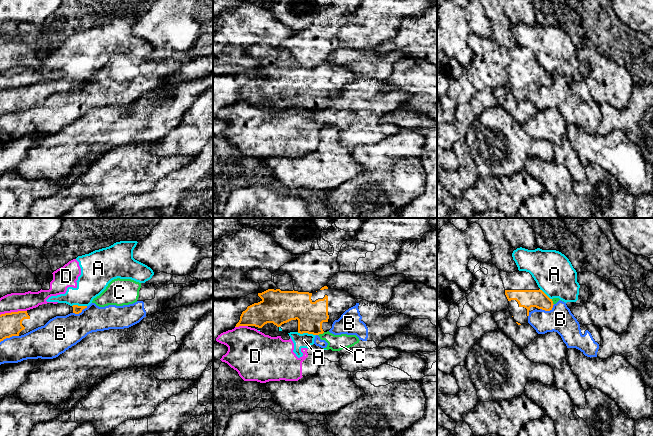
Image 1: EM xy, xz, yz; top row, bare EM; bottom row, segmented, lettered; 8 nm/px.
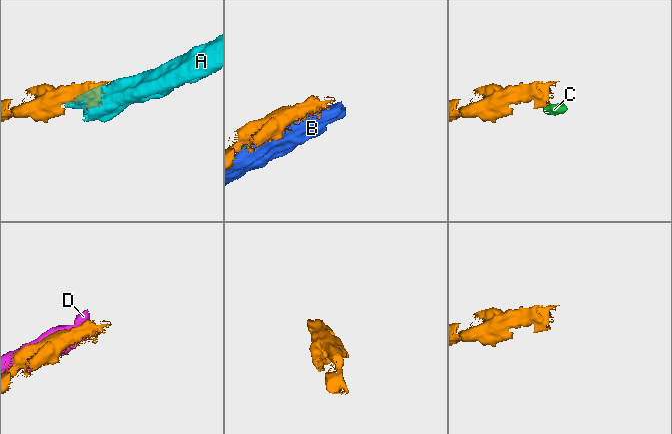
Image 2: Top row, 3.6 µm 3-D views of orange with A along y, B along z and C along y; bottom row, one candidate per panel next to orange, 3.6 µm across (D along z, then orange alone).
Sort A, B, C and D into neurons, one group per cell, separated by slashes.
A D / B C

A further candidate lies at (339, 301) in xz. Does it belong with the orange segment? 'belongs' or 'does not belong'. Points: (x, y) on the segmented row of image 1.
belongs

